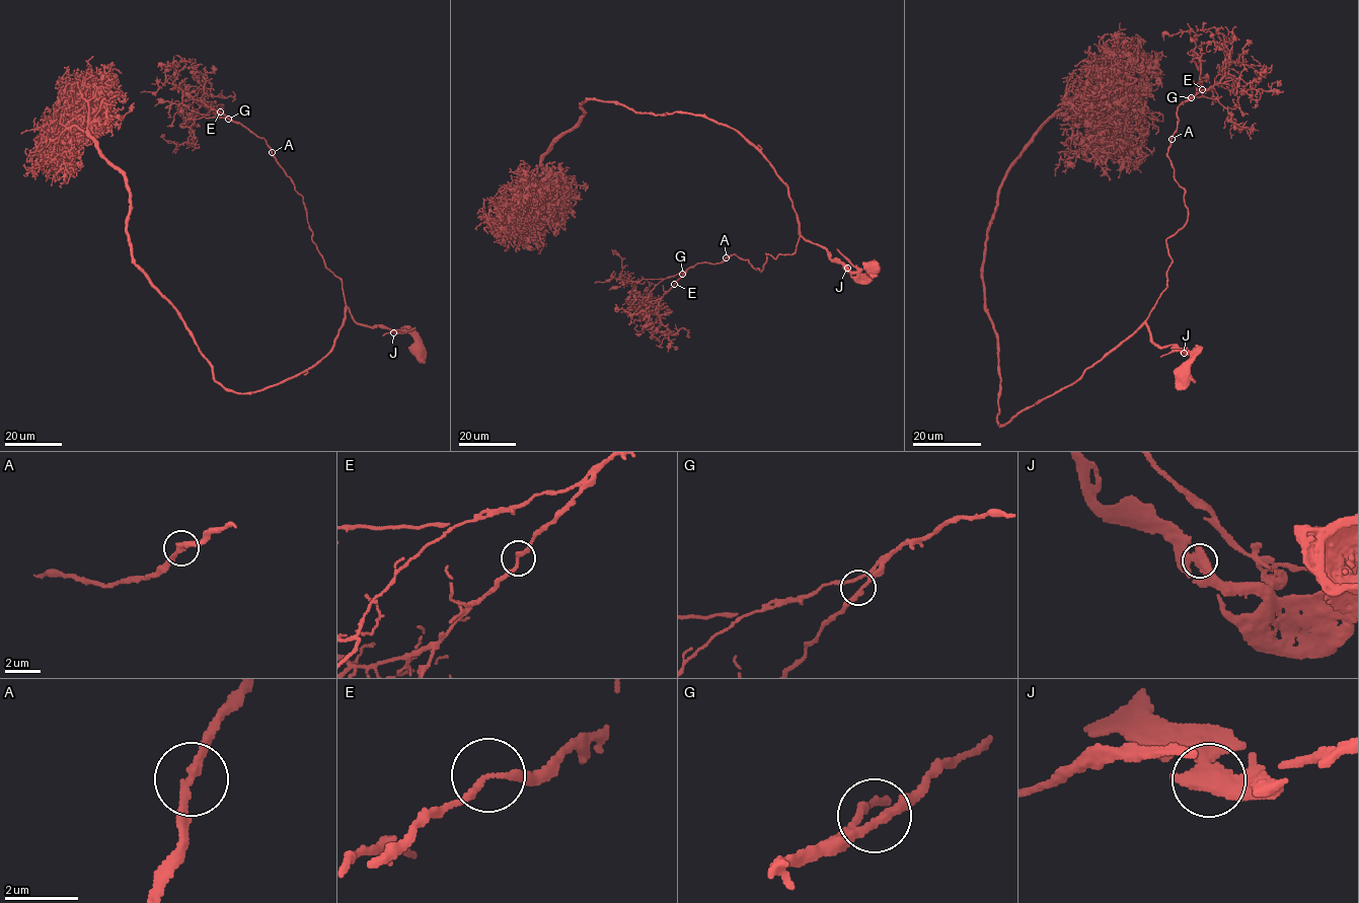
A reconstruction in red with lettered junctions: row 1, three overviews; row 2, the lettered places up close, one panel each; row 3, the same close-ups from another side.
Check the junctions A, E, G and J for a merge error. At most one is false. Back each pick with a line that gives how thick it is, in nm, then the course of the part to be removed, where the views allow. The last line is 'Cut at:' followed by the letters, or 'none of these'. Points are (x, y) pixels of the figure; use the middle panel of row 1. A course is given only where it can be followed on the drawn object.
Cut at: none of these

